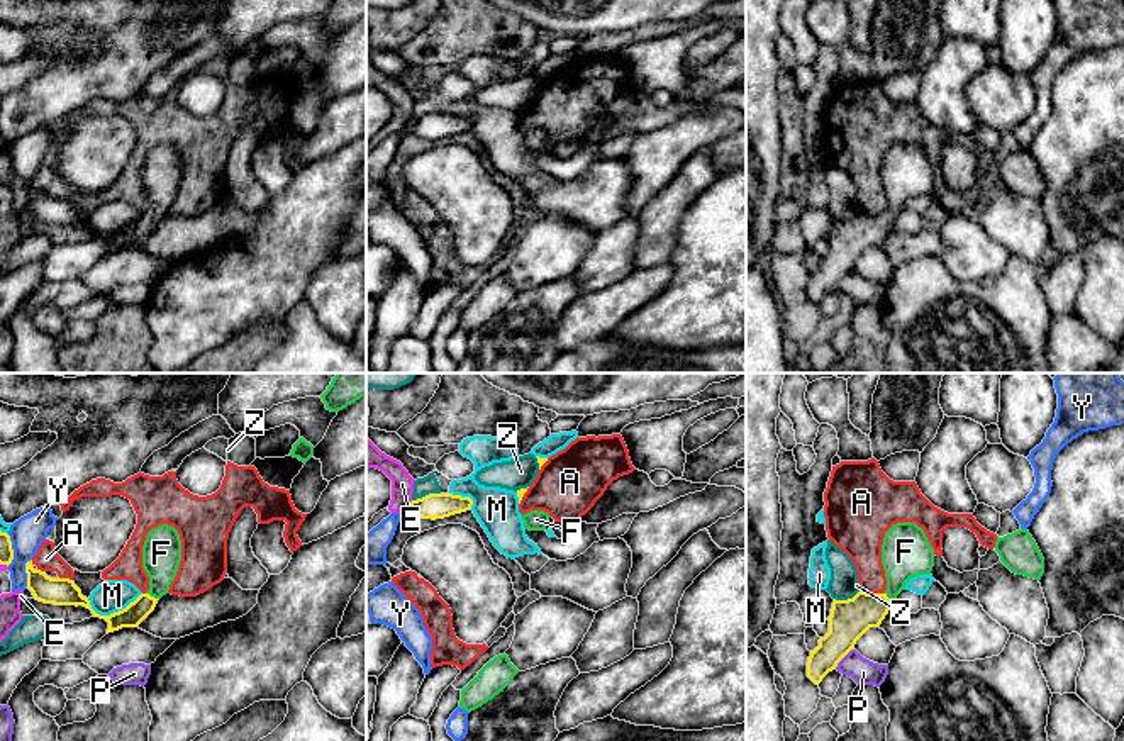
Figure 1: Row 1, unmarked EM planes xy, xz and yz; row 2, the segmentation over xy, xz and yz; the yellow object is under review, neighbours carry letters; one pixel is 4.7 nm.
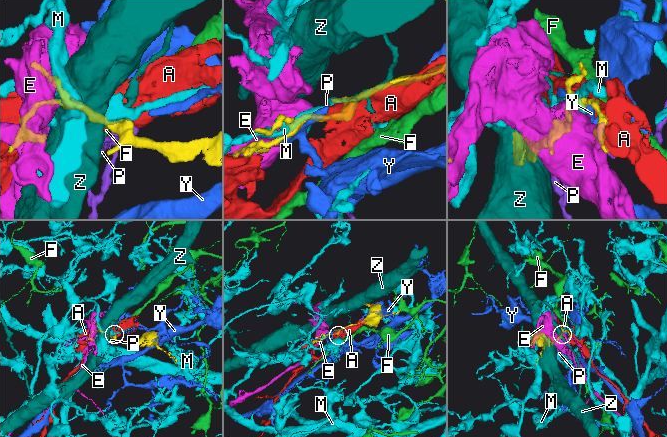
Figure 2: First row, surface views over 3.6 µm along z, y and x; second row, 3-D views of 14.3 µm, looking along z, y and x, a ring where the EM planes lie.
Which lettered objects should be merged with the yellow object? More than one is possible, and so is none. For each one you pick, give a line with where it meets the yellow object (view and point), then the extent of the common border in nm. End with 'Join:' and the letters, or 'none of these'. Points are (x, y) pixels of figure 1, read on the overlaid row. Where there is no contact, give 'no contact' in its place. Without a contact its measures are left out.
F: meets yellow in xy at (153, 597); contact 70 nm long
Join: F

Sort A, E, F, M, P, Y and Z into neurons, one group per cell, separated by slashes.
A / E / F / M / P / Y / Z

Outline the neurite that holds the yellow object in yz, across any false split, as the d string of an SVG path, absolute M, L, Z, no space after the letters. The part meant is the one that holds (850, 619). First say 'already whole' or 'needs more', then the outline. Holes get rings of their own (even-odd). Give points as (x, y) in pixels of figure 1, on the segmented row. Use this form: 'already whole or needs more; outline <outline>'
needs more; outline M897 522L883 538L882 565L887 577L887 590L883 593L858 592L853 599L832 602L829 621L829 632L819 639L819 646L810 651L807 661L807 677L819 685L822 678L832 671L837 663L854 649L856 641L870 629L878 627L897 595L905 590L905 583L917 575L929 575L934 566L934 549L924 532L915 522Z

